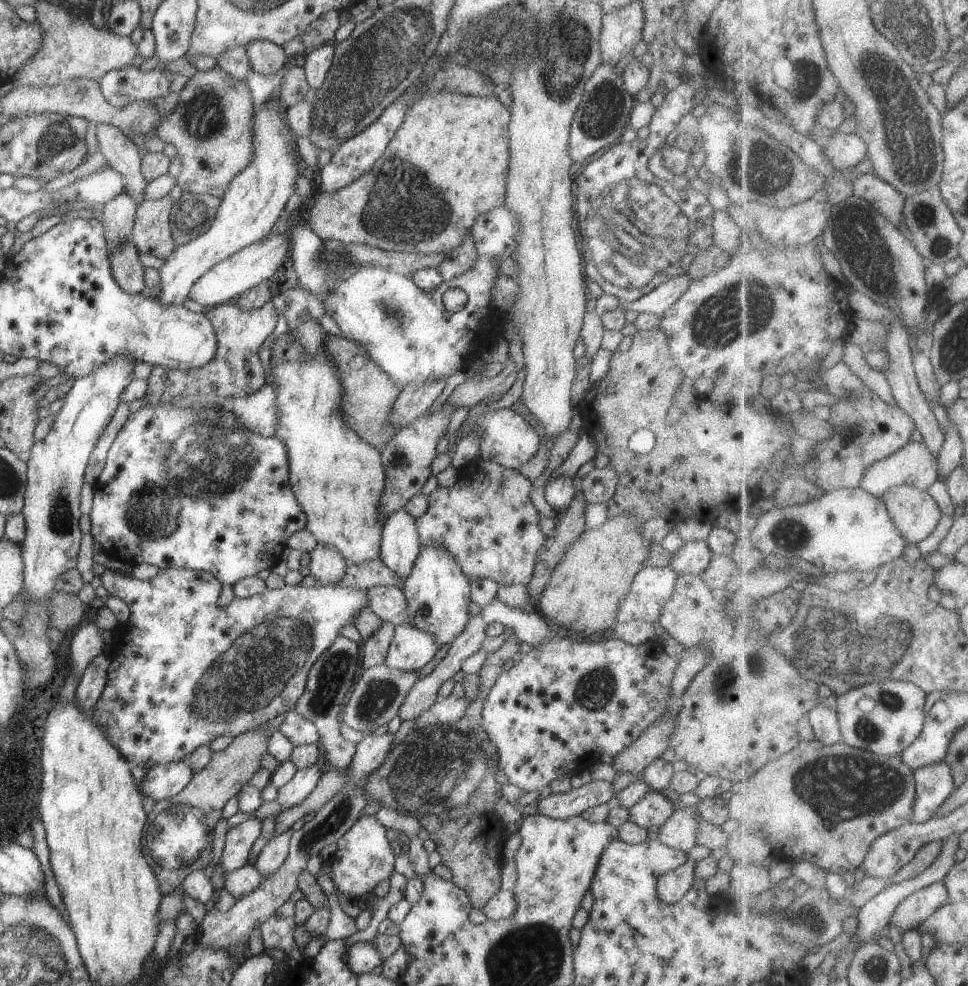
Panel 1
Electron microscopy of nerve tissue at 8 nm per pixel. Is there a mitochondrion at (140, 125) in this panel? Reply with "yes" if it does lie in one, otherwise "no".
no

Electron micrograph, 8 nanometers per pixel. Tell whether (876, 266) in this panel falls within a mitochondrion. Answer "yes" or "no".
yes

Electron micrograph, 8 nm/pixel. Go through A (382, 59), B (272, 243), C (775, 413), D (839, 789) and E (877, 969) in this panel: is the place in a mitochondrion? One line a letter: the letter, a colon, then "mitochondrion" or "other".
A: mitochondrion
B: other
C: other
D: mitochondrion
E: mitochondrion

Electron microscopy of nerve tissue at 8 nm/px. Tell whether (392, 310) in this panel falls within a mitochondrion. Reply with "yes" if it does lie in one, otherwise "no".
yes

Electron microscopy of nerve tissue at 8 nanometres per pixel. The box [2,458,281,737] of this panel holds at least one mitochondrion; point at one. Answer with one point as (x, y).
(60, 520)

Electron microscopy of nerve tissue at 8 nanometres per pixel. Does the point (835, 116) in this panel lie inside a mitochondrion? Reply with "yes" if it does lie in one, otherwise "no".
no

